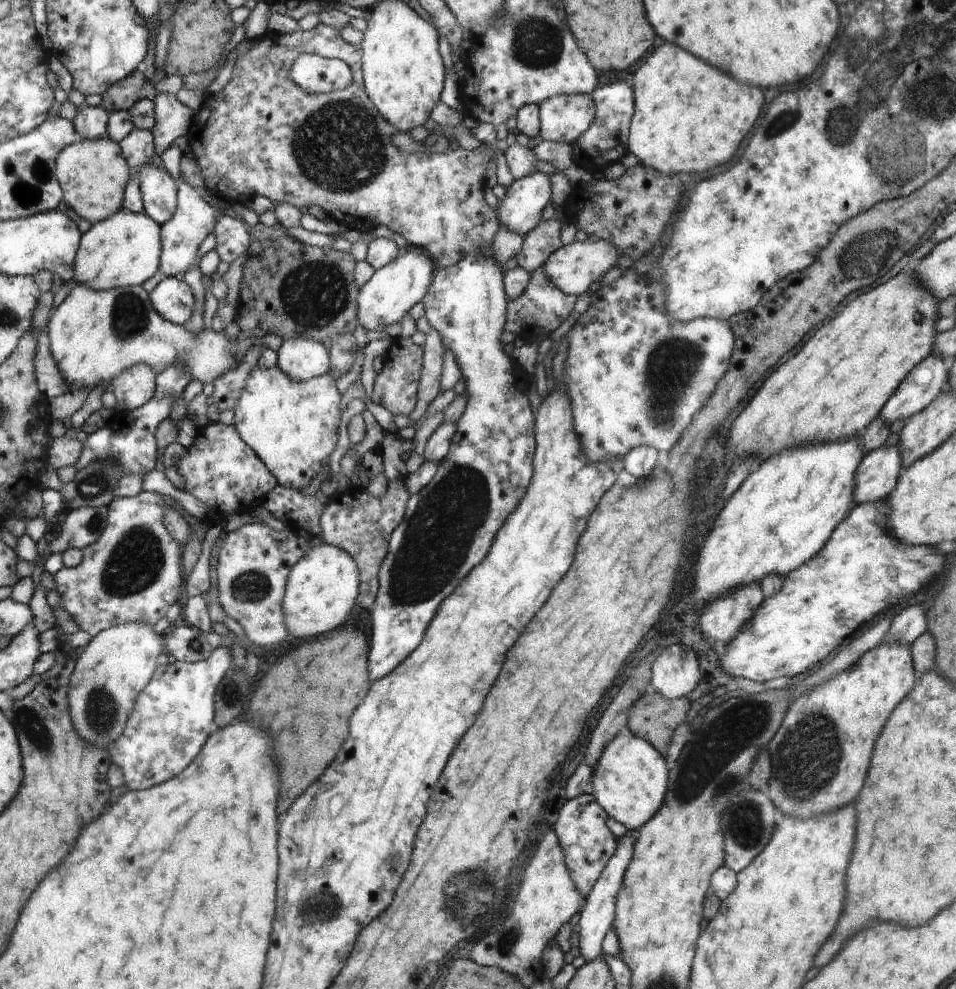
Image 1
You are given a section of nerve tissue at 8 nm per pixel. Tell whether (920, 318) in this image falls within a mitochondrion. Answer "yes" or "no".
no

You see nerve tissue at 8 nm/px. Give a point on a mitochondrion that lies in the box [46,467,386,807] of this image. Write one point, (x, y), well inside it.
(136, 561)

